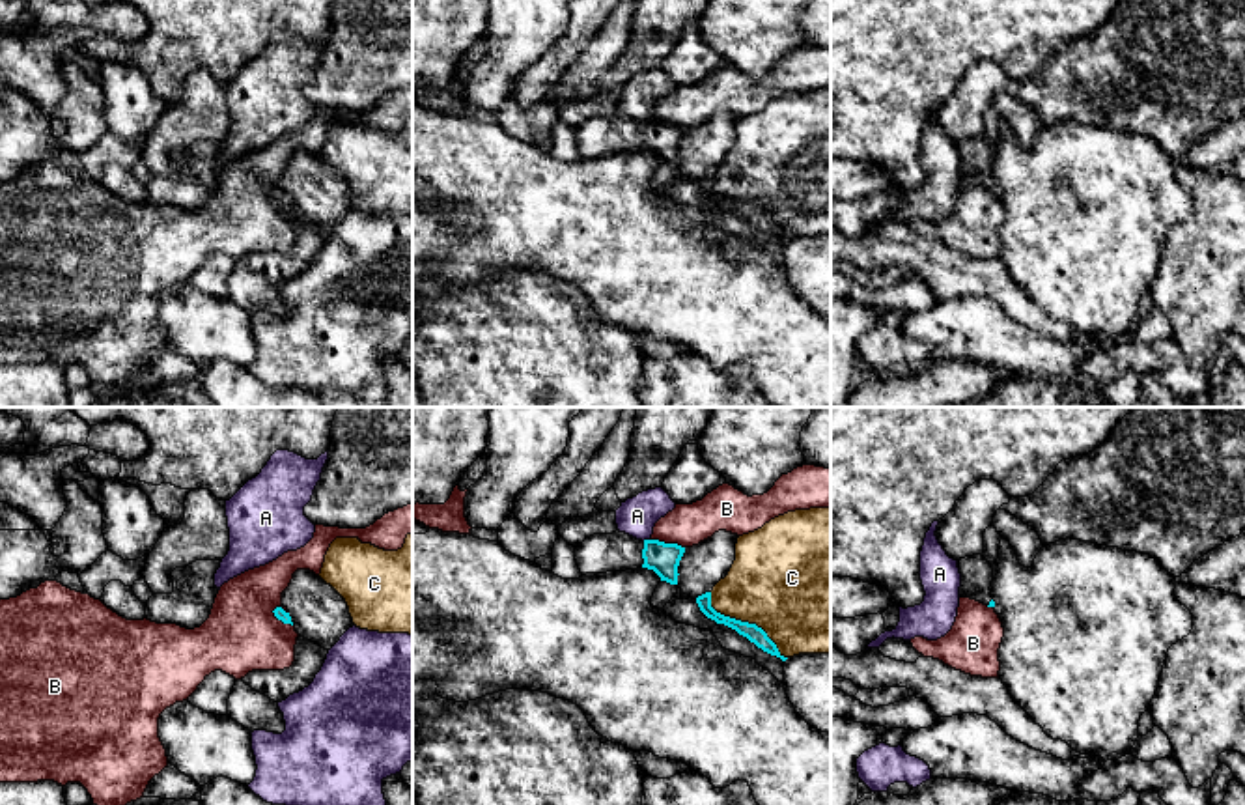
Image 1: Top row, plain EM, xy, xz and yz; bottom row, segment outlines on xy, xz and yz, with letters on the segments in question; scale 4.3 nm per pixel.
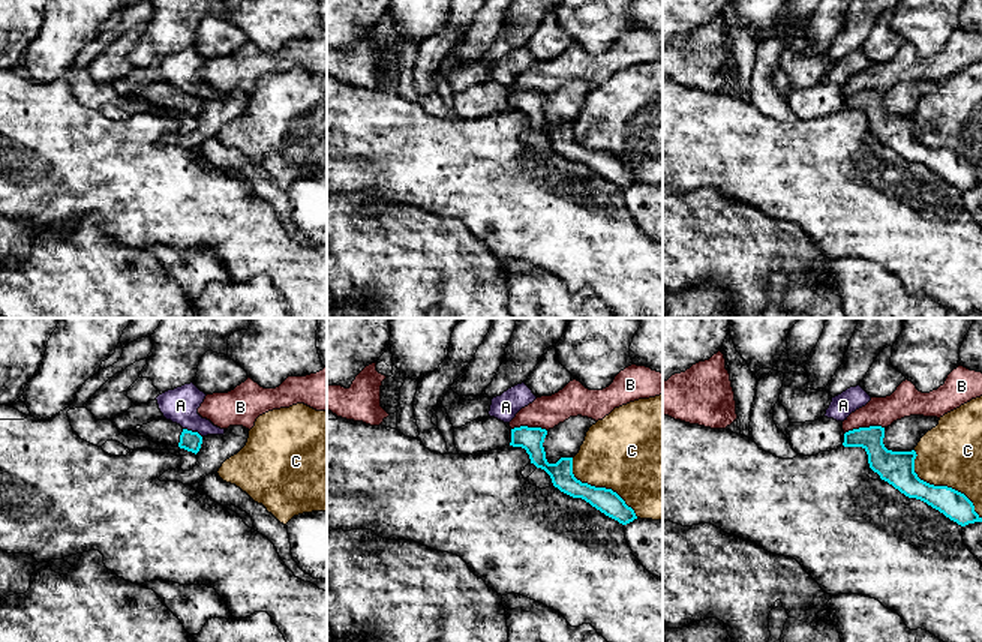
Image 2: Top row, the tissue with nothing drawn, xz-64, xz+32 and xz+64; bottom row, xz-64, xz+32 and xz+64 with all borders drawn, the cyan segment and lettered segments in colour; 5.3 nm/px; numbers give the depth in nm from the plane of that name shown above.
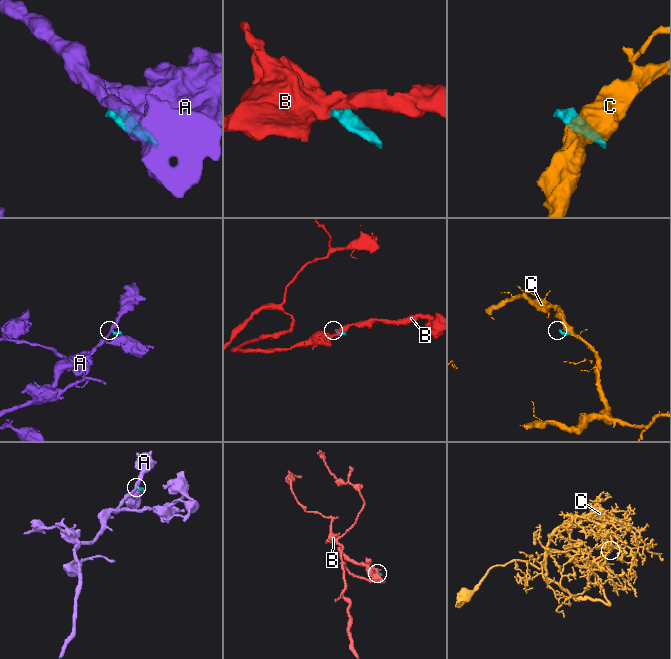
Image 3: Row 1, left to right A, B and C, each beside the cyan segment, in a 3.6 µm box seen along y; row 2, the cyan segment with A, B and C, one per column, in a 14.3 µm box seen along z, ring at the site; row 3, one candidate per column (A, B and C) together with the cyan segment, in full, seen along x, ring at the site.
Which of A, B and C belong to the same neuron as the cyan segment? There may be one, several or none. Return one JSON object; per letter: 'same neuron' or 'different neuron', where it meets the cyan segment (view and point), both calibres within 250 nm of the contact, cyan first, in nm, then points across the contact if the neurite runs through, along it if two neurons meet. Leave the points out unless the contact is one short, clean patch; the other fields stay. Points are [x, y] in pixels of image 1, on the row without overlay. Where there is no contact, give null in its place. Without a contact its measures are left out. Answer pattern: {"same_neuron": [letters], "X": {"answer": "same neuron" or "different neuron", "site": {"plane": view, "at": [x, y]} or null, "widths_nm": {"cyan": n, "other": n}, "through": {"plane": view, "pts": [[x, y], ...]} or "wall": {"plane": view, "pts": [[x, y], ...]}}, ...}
{"same_neuron": [], "A": {"answer": "different neuron", "site": {"plane": "xz", "at": [644, 122]}, "widths_nm": {"cyan": 140, "other": 170}, "wall": {"plane": "xz", "pts": [[648, 120], [643, 122]]}}, "B": {"answer": "different neuron", "site": {"plane": "xz", "at": [667, 126]}, "widths_nm": {"cyan": 140, "other": 180}, "wall": {"plane": "xz", "pts": [[650, 120], [676, 124], [684, 129]]}}, "C": {"answer": "different neuron", "site": {"plane": "xz", "at": [745, 204]}, "widths_nm": {"cyan": 70, "other": 460}}}

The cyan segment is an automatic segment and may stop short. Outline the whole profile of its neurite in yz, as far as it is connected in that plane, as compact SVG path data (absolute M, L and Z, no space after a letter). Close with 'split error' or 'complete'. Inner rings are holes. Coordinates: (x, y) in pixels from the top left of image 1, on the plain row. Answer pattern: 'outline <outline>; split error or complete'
outline M972 136L958 142L958 149L961 155L959 179L971 179L995 191L989 172L993 148L982 136Z; split error

